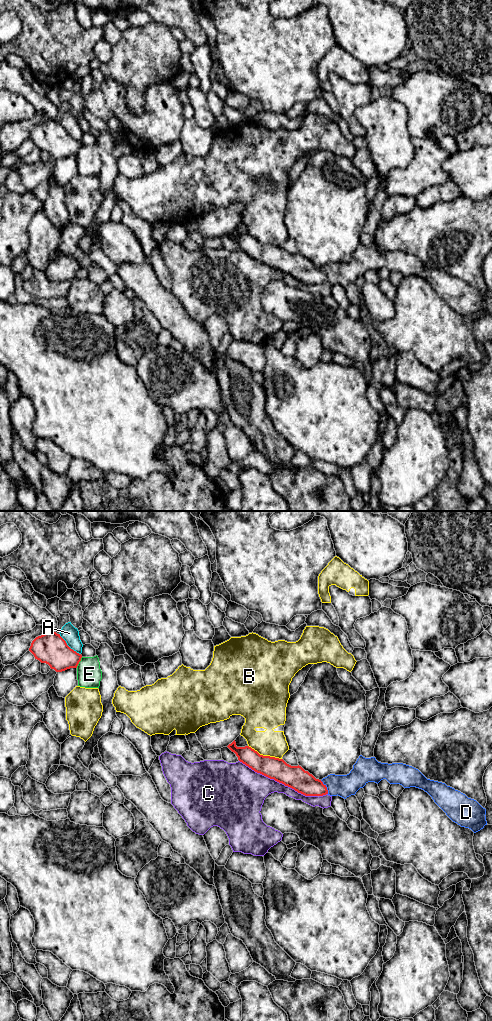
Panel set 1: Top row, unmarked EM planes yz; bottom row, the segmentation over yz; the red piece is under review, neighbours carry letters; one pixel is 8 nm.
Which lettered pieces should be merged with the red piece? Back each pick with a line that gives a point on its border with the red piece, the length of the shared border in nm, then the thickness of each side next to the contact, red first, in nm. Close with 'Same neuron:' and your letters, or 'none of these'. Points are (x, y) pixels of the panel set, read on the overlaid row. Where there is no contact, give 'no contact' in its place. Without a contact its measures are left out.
D: meets red in yz at (326, 787); contact 130 nm long; 180 nm thick on the red side, 180 nm on the other
Same neuron: D

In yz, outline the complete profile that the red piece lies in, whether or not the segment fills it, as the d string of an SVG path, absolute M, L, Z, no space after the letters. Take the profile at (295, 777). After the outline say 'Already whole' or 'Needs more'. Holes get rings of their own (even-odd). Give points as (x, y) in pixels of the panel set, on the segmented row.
M235 740L227 746L232 752L236 754L238 760L254 770L270 779L288 786L298 793L305 796L340 796L344 799L363 788L368 782L379 783L386 779L390 784L400 784L404 788L416 787L427 792L434 802L446 813L446 815L461 827L469 828L474 833L480 831L487 825L486 809L483 808L476 800L468 798L454 788L447 786L445 783L427 779L418 769L403 764L403 763L381 763L375 757L365 758L359 756L353 769L347 775L330 774L322 780L316 779L308 771L305 771L301 766L291 766L283 759L263 756L249 746L237 747Z. Needs more

